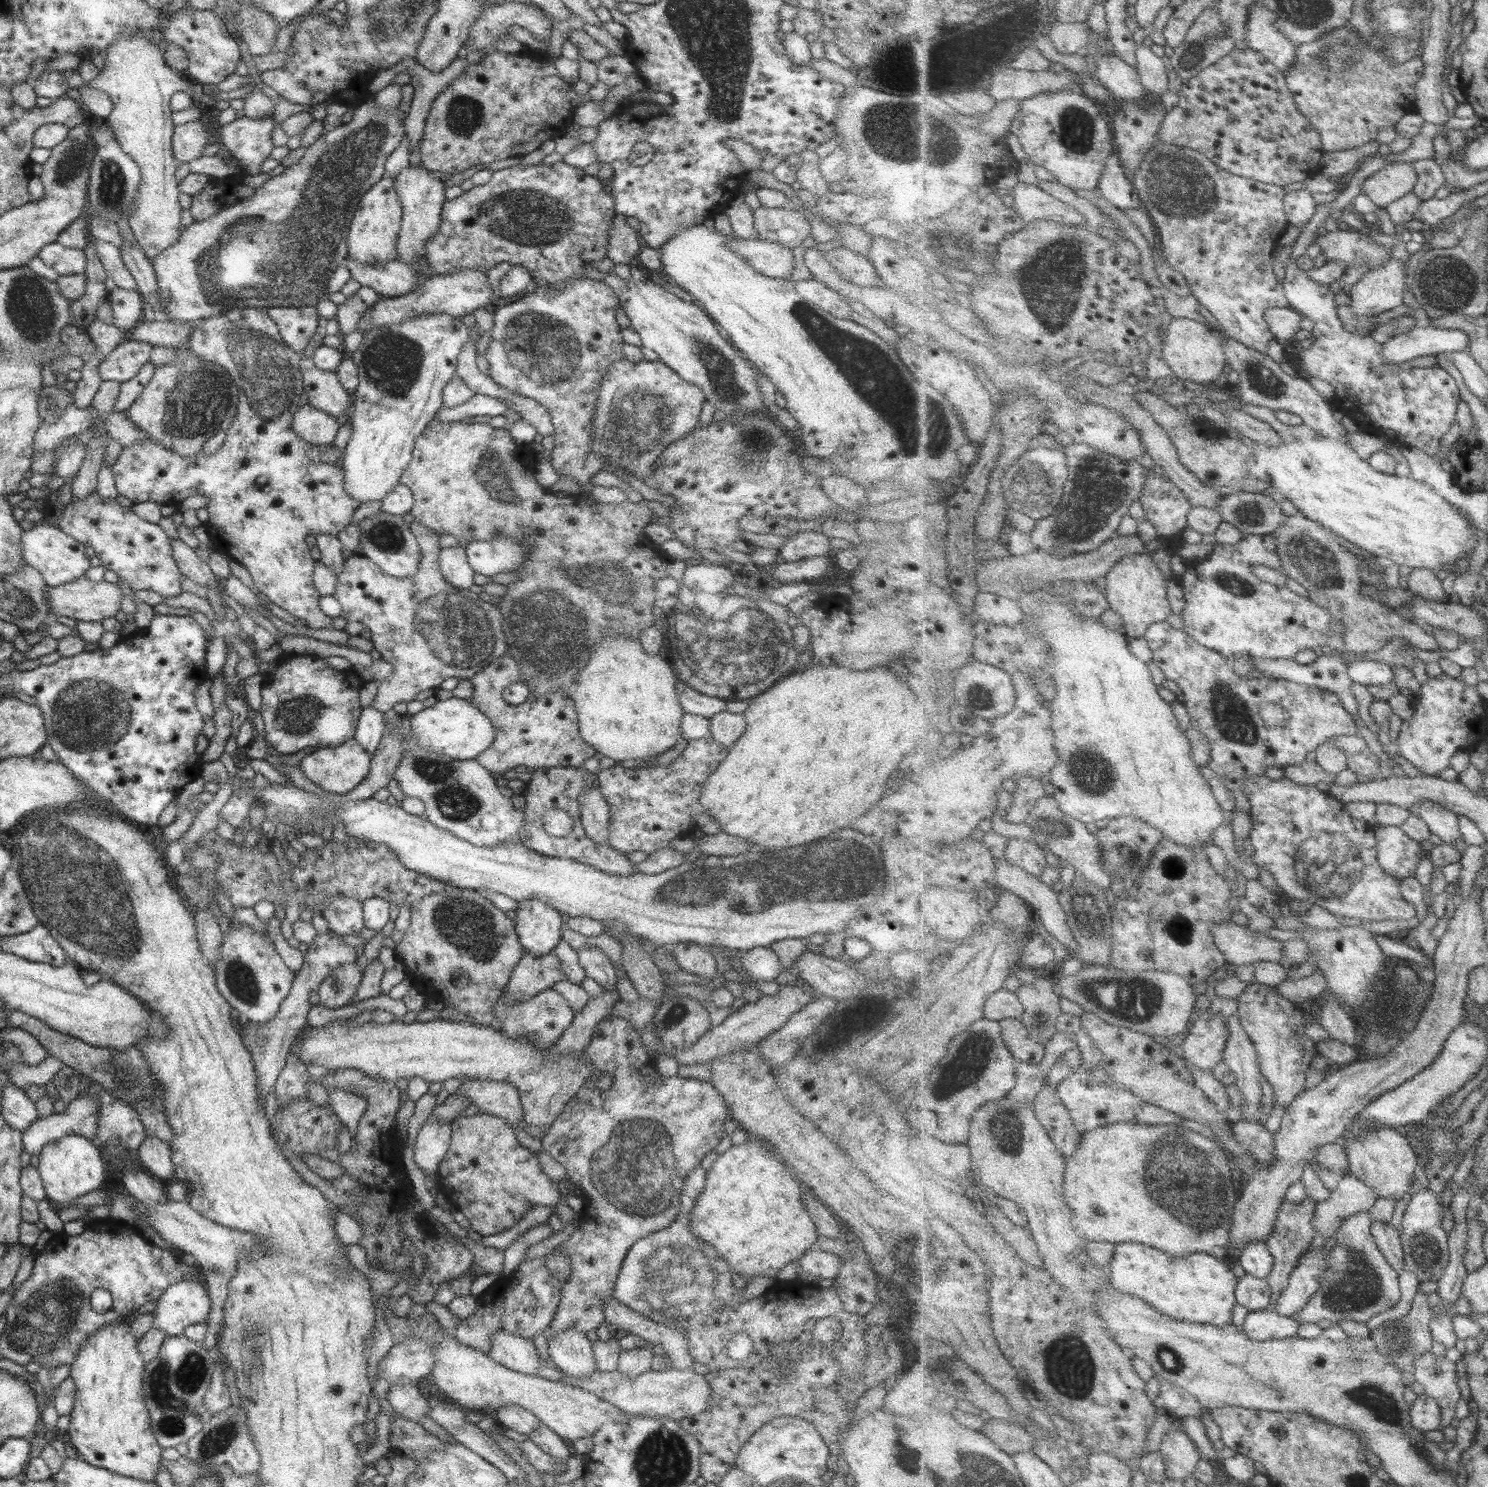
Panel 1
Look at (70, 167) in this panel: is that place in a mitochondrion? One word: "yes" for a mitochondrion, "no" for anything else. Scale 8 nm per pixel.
yes

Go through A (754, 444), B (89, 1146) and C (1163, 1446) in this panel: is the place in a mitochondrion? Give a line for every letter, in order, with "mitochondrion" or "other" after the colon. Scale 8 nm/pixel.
A: mitochondrion
B: other
C: other

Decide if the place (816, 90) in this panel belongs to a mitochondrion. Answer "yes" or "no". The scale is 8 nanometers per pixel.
no

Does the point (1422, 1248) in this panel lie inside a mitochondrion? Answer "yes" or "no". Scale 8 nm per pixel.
yes

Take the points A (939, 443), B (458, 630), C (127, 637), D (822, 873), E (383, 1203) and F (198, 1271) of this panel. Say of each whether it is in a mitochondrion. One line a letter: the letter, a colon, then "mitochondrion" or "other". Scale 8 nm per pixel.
A: mitochondrion
B: mitochondrion
C: other
D: mitochondrion
E: mitochondrion
F: other

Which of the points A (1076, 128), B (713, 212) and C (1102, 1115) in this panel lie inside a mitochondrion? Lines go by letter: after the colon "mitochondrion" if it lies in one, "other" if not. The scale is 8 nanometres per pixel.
A: mitochondrion
B: other
C: other

